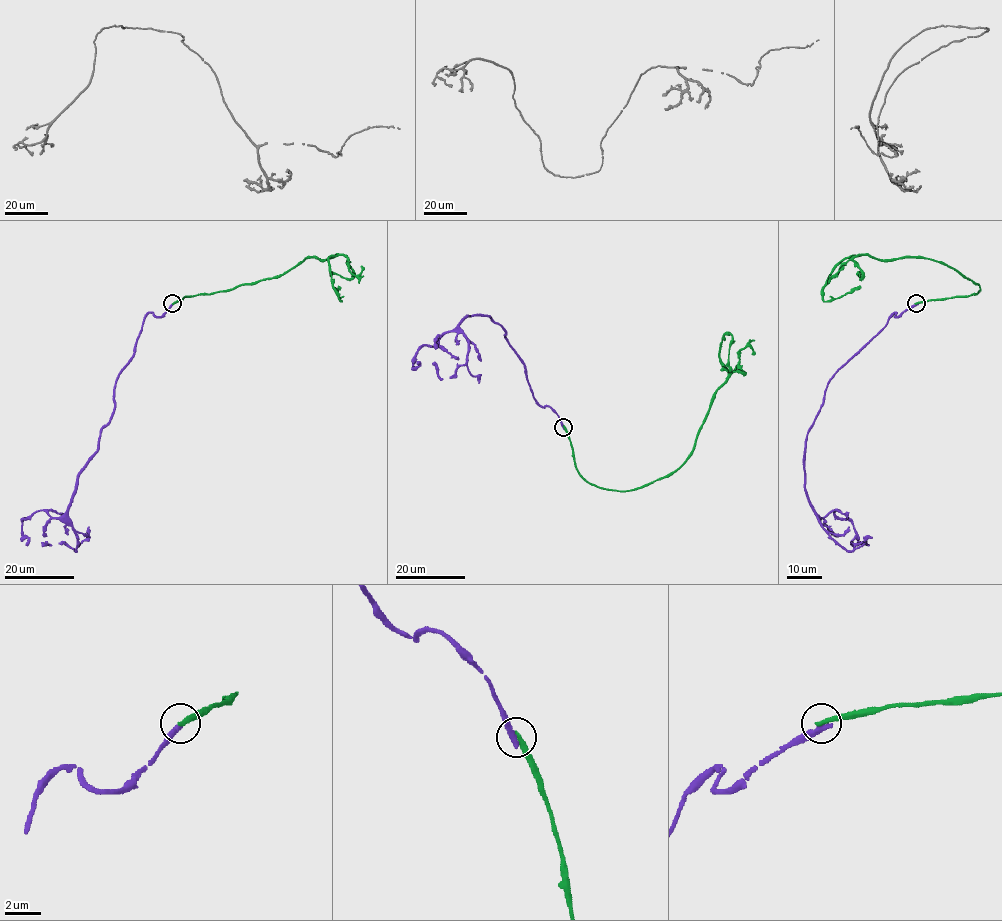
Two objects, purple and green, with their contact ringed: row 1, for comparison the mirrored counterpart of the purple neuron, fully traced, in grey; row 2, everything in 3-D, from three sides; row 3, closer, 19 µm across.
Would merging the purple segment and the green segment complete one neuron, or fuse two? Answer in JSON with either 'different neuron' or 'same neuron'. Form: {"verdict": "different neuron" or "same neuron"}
{"verdict": "different neuron"}

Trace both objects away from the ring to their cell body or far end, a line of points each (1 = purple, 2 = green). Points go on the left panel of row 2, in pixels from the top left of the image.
1: (173, 303), (147, 315), (97, 452), (78, 475), (68, 511), (76, 550), (42, 545)
2: (173, 303), (280, 277), (306, 257), (337, 255), (328, 258), (328, 265), (340, 301), (339, 287)

